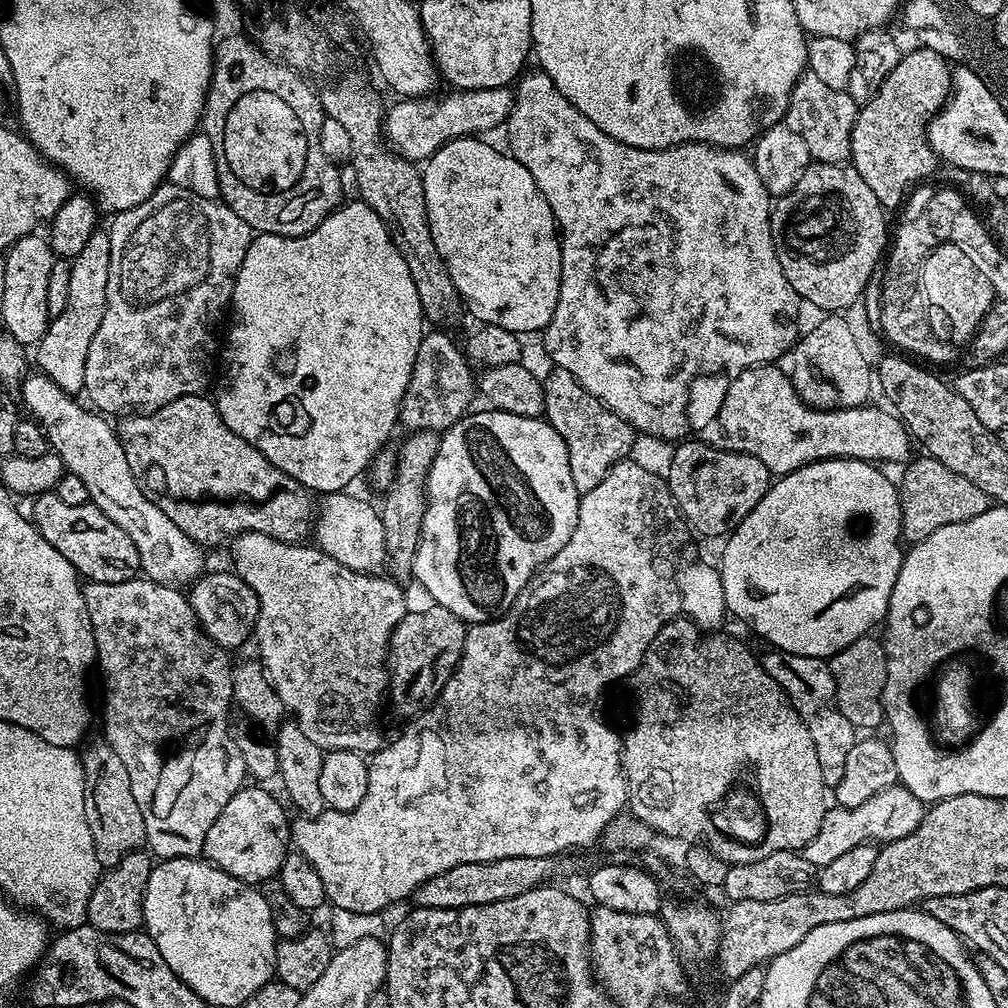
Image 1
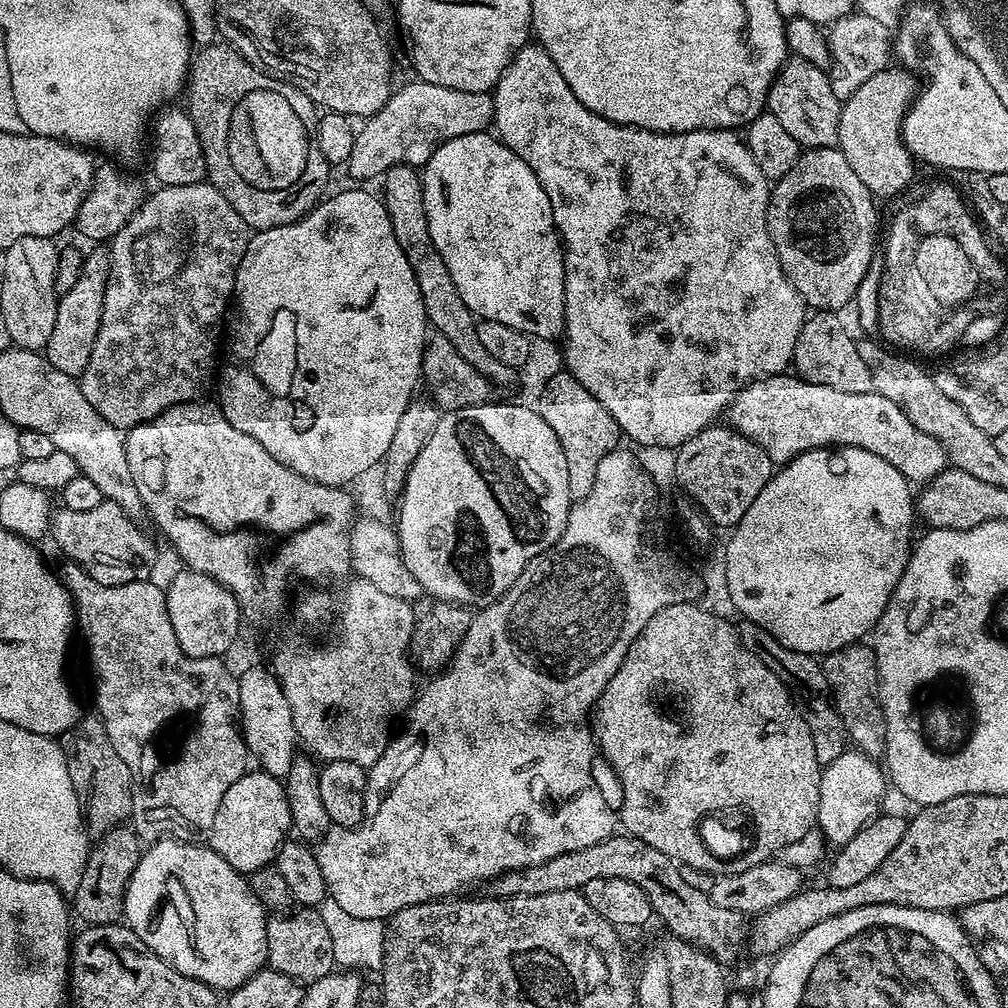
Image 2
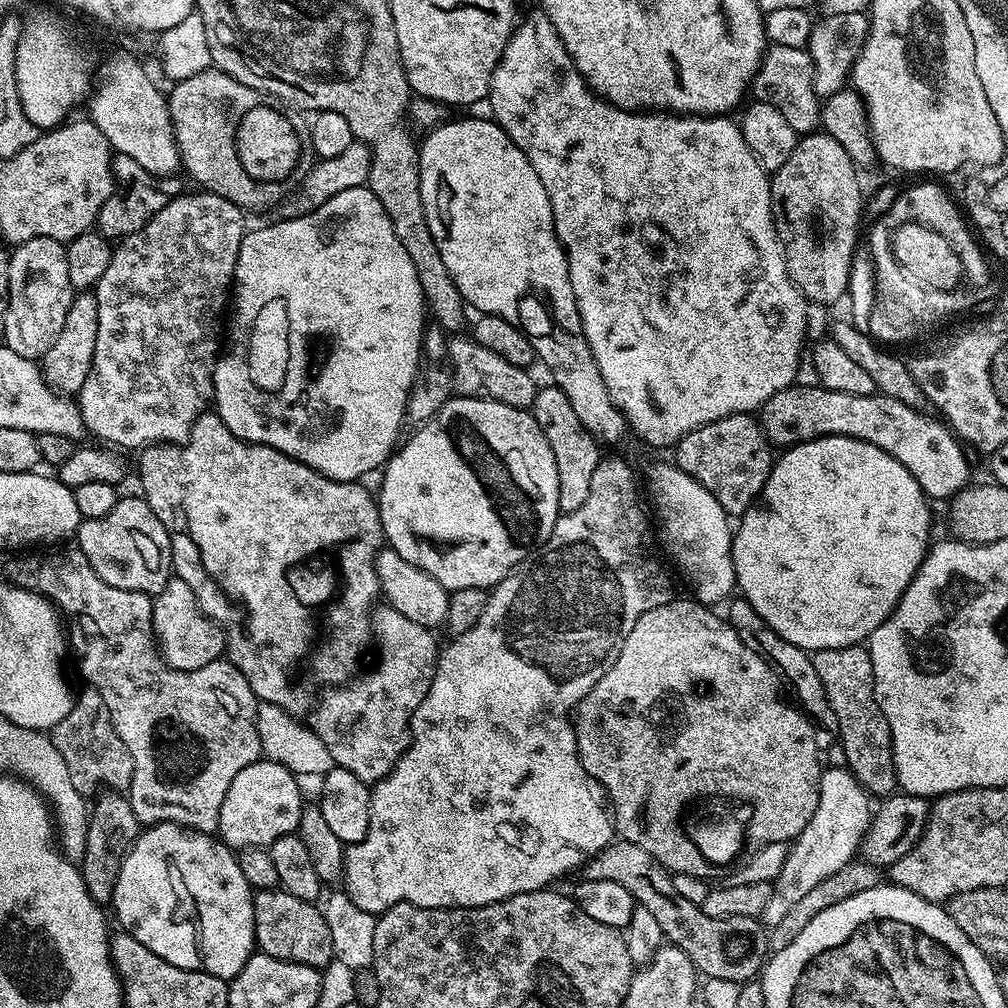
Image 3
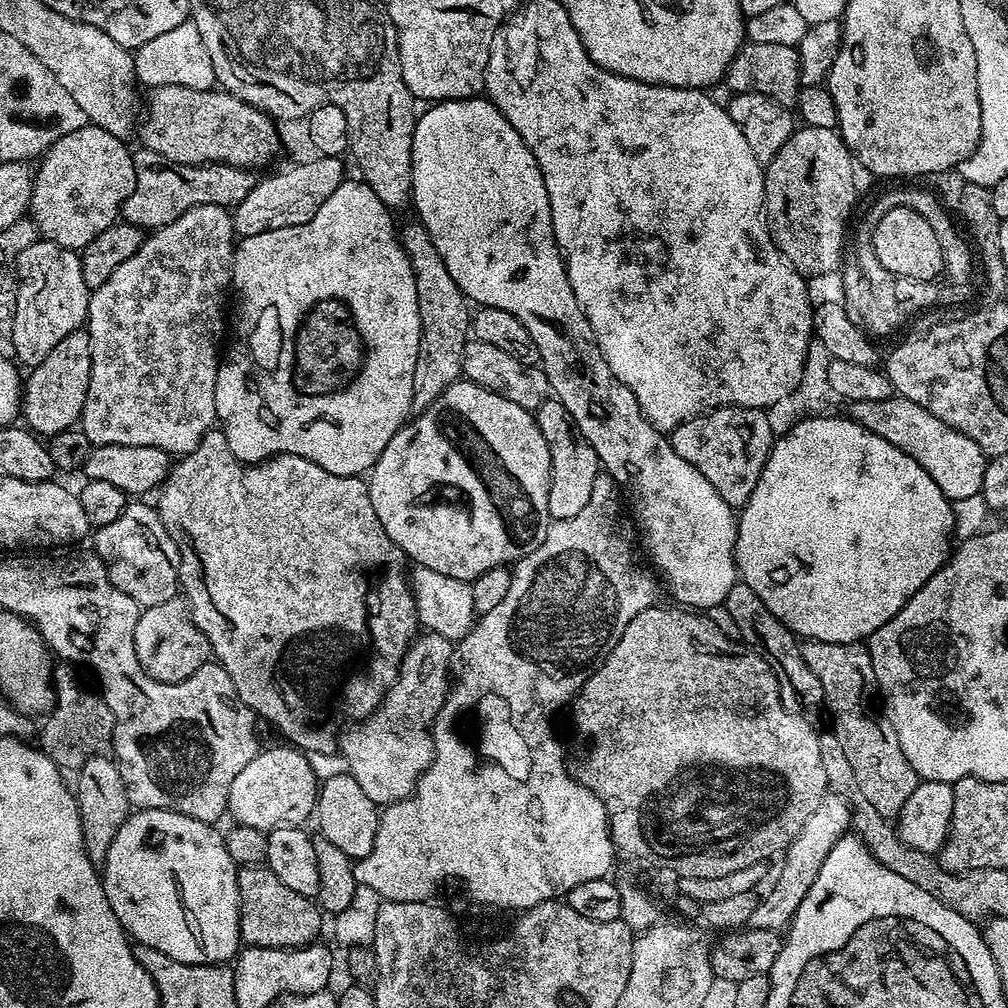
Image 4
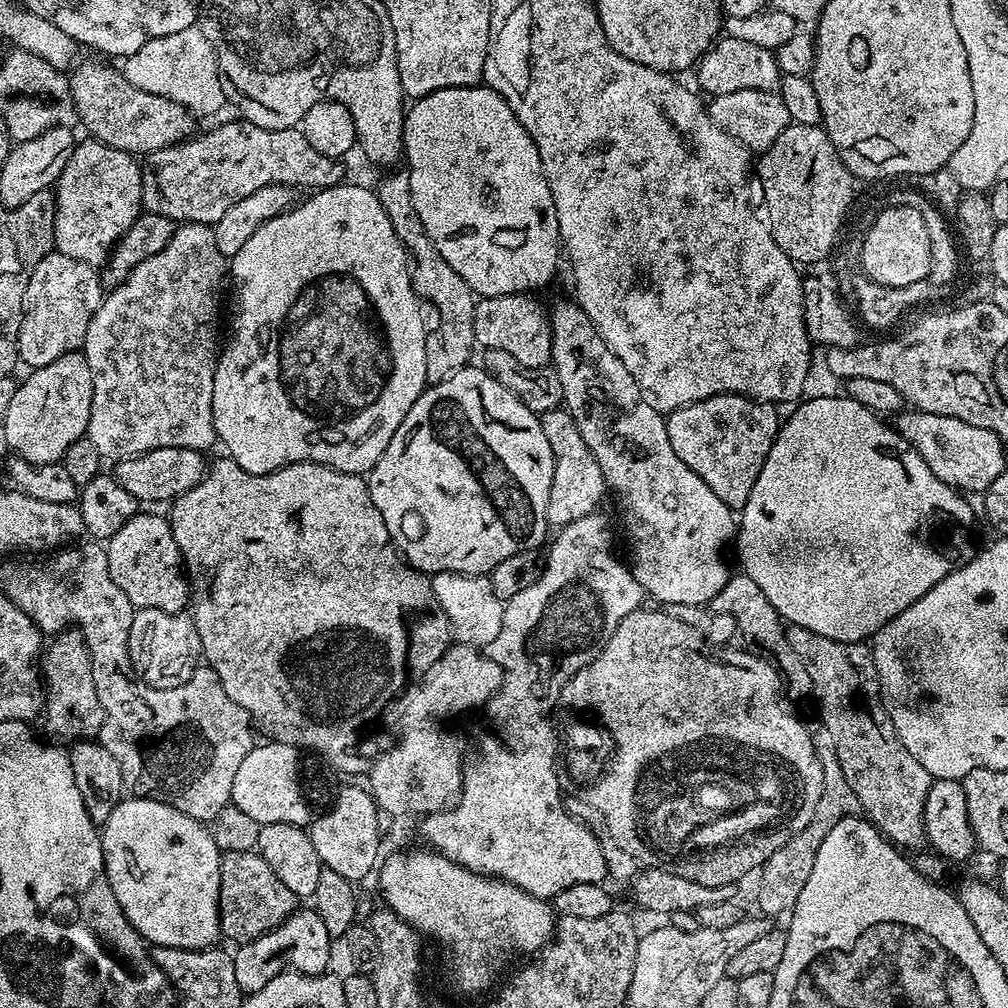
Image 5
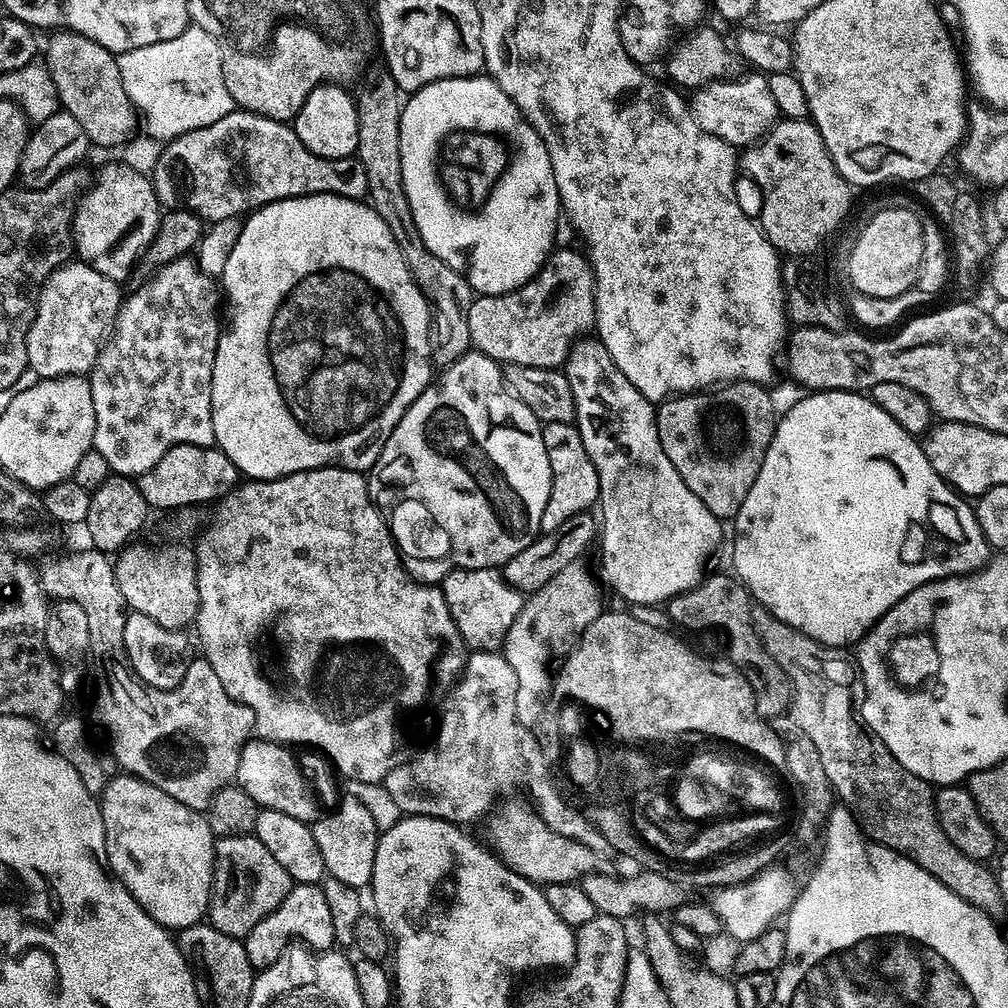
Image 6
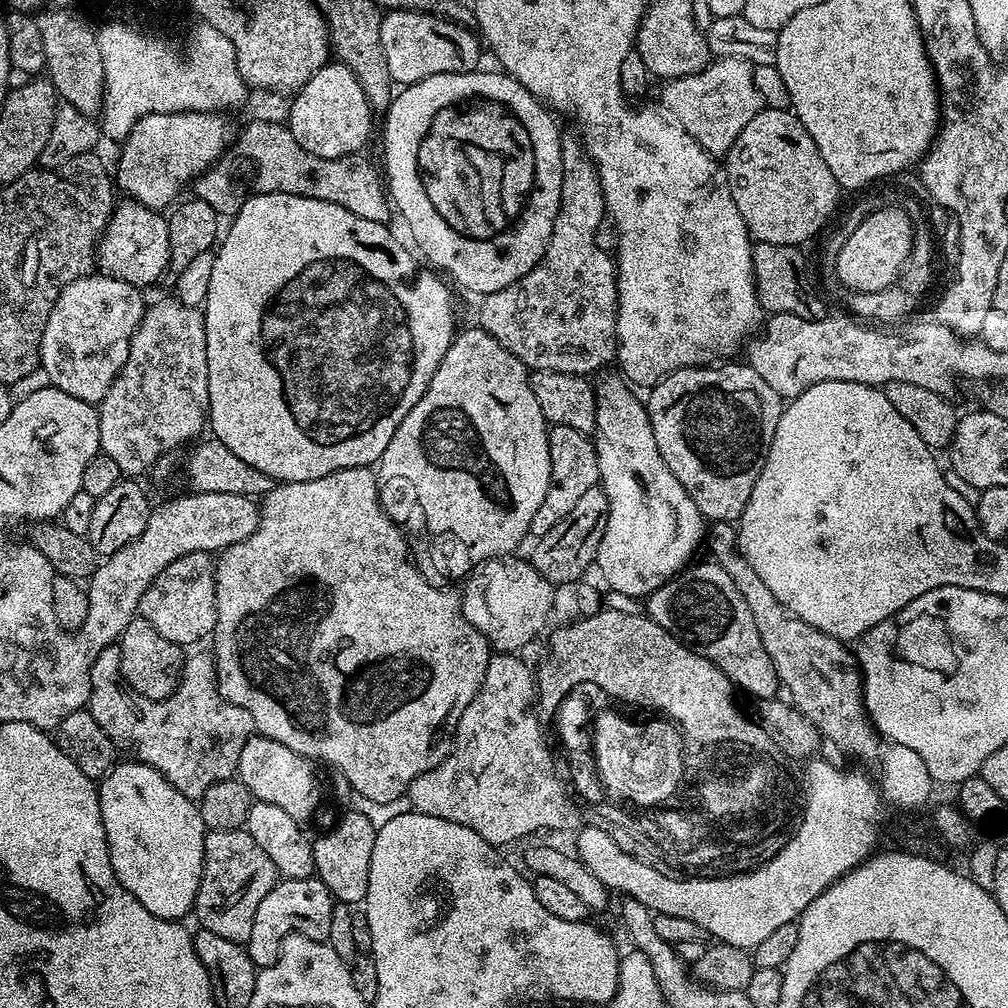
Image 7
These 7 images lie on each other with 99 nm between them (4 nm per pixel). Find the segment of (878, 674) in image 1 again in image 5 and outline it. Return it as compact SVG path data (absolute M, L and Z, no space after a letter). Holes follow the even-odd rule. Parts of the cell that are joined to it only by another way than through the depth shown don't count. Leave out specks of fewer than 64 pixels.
M789 627L786 642L802 662L814 666L828 680L815 680L811 695L820 703L823 727L830 730L836 747L836 757L850 782L850 790L858 794L861 813L872 821L881 836L901 850L925 847L924 807L933 776L902 746L887 714L880 716L880 728L868 713L868 684L877 683L872 650L867 643L847 644L834 638L822 638L805 628Z

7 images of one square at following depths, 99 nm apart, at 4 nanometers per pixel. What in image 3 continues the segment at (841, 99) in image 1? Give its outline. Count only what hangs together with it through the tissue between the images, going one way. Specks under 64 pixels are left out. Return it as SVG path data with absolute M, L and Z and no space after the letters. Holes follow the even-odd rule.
M772 44L752 79L750 92L759 103L777 108L798 134L811 134L821 127L822 97L815 92L815 66L807 48Z

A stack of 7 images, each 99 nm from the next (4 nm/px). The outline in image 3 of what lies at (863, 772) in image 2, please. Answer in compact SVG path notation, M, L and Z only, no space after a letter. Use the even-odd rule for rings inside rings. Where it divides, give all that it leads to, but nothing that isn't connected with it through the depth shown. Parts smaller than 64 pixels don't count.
M825 767L820 773L820 797L814 818L788 849L788 857L774 881L772 897L762 917L765 925L780 924L819 884L836 876L857 853L860 841L872 822L874 800L860 782L859 775L847 767Z

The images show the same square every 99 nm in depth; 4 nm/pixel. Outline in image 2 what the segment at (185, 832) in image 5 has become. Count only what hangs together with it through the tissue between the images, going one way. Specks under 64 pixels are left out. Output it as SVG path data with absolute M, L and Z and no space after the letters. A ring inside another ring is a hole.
M180 841L149 843L143 849L138 866L128 883L128 889L124 895L123 919L126 921L127 927L131 928L134 934L138 934L138 938L142 938L142 942L146 942L146 946L150 946L150 950L154 950L154 954L158 954L158 958L162 958L174 971L181 972L183 976L194 978L198 982L202 982L224 994L231 993L233 988L242 986L254 973L261 971L265 967L268 958L266 930L268 929L269 917L266 915L266 909L258 902L254 890L249 886L242 873L234 870L234 866L230 866L230 862L226 862L226 858L218 855L212 847L205 846L200 842L194 844L183 844Z

